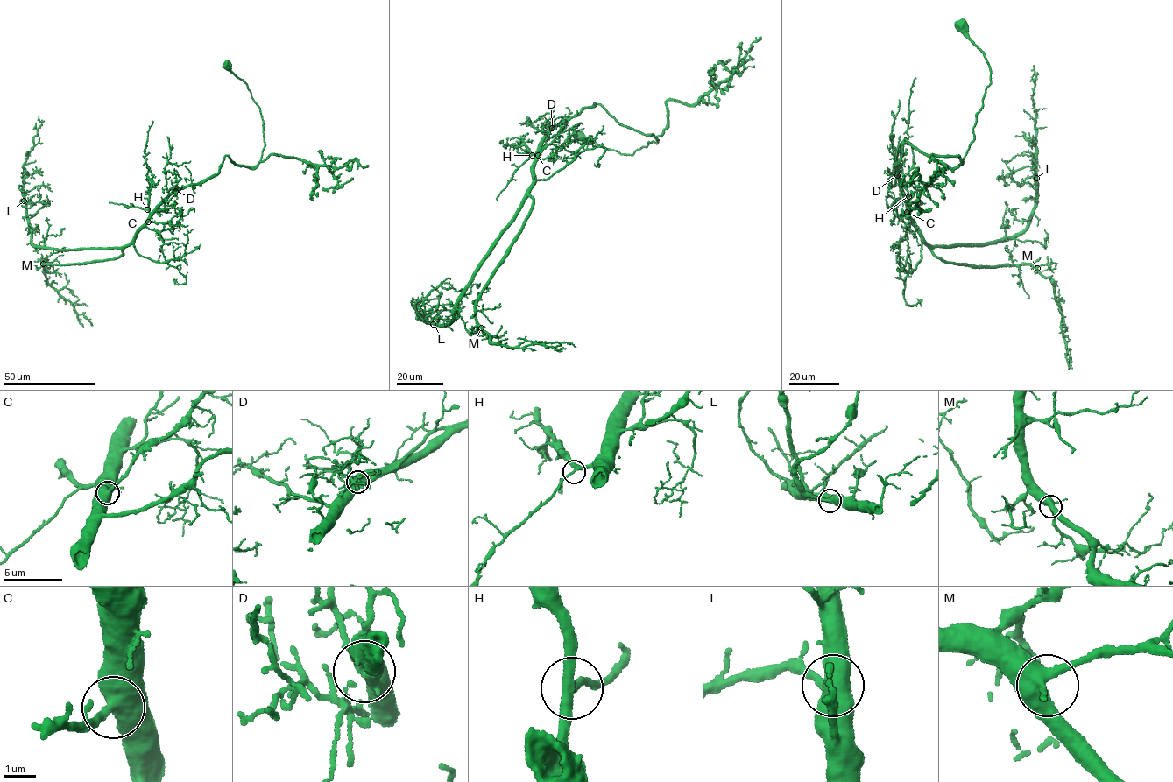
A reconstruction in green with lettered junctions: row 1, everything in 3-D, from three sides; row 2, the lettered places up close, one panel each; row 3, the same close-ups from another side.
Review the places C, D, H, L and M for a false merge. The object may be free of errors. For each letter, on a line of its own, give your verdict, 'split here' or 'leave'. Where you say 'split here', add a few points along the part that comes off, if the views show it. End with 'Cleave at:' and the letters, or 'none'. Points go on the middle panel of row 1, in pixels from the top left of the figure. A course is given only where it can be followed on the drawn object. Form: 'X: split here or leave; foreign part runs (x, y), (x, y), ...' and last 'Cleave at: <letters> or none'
C: leave
D: leave
H: leave
L: leave
M: leave
Cleave at: none

